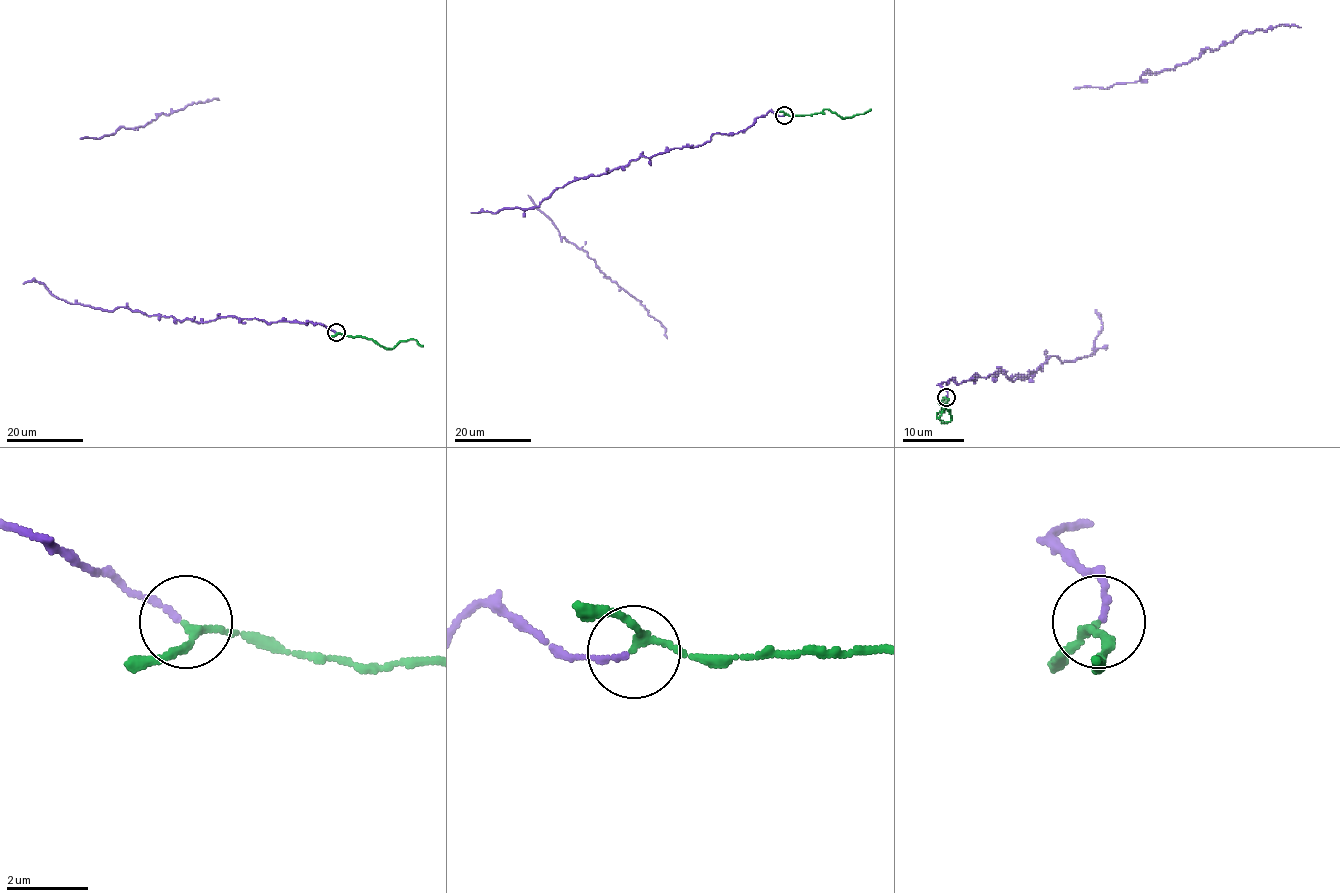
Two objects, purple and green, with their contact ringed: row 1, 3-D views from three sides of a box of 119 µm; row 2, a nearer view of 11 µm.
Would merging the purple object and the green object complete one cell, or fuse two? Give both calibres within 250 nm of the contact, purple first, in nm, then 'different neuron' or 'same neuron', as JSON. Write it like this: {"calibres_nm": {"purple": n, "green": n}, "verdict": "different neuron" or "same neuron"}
{"calibres_nm": {"purple": 140, "green": 160}, "verdict": "same neuron"}

